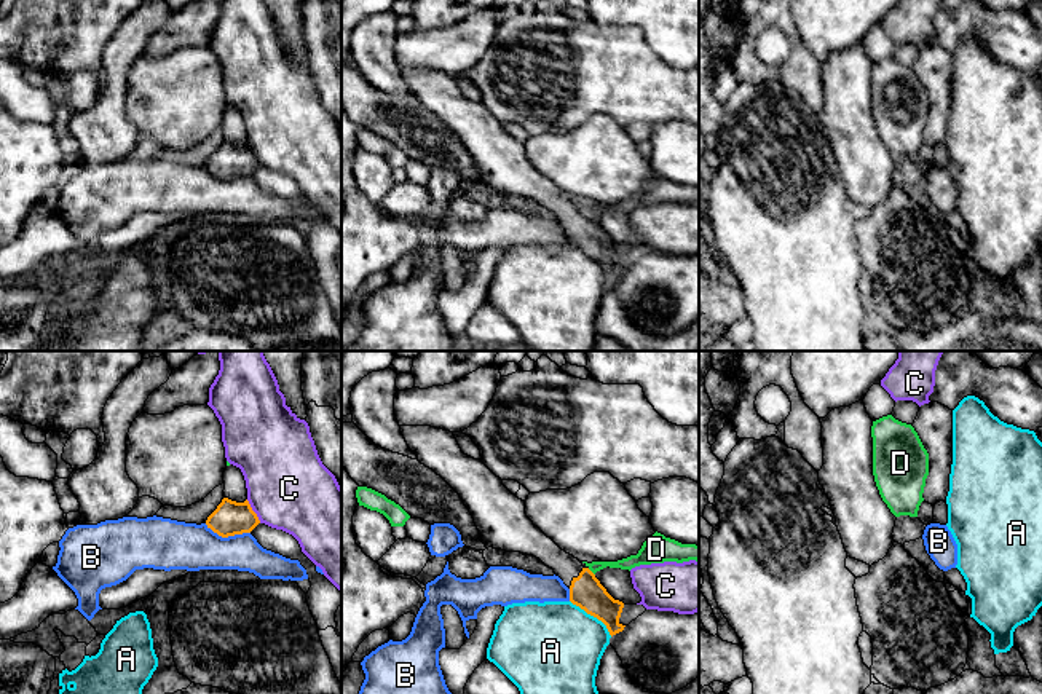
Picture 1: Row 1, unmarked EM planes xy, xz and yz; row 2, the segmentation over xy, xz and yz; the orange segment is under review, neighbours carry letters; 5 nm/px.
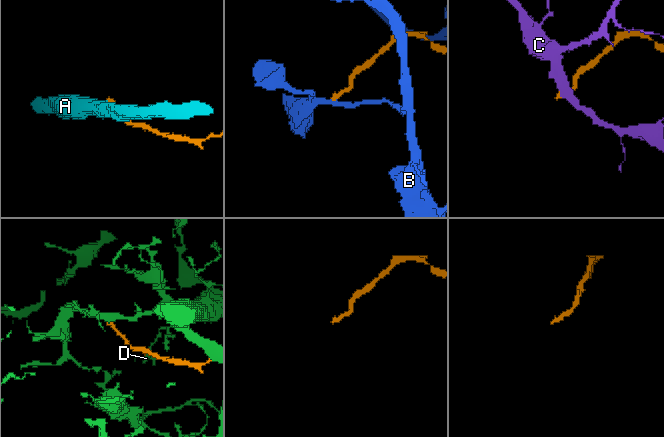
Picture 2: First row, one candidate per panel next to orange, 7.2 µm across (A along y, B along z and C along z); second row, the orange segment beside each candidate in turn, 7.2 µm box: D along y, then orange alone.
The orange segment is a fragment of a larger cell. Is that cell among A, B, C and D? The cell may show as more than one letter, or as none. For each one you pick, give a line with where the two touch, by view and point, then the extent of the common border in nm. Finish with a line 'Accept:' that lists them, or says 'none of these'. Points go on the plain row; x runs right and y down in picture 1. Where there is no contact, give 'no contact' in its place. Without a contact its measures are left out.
Accept: none of these

